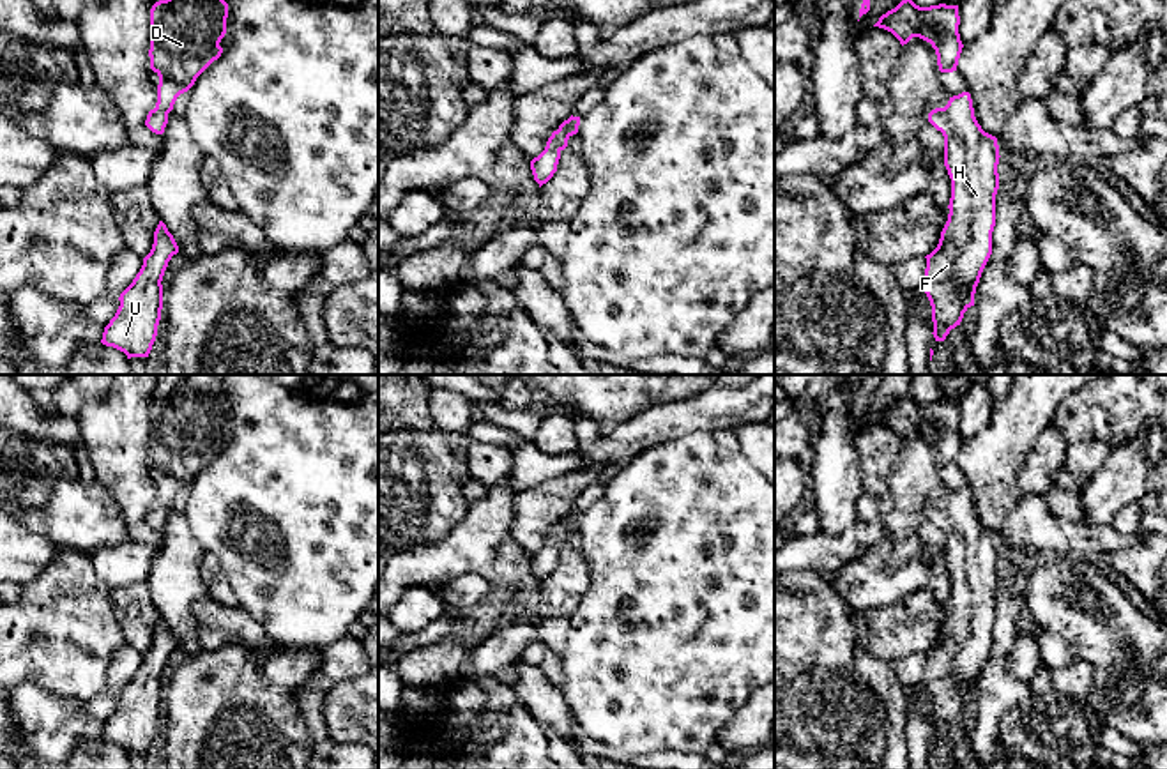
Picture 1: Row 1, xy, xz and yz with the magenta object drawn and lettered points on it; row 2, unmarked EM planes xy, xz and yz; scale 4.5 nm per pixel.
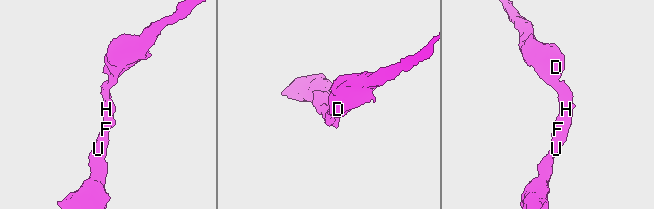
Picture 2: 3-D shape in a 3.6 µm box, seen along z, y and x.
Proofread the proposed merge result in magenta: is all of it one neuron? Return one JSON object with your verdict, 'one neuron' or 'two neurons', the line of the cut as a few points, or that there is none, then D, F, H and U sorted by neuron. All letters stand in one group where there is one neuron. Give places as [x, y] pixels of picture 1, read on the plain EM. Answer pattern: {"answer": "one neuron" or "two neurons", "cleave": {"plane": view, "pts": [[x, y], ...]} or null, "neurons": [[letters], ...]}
{"answer": "one neuron", "cleave": null, "neurons": [["D", "F", "H", "U"]]}

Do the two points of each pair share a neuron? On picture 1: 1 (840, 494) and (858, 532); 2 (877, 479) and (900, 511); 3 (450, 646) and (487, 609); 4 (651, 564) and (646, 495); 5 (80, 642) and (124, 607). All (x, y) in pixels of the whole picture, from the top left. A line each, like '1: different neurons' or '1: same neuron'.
1: different neurons
2: different neurons
3: same neuron
4: same neuron
5: different neurons

